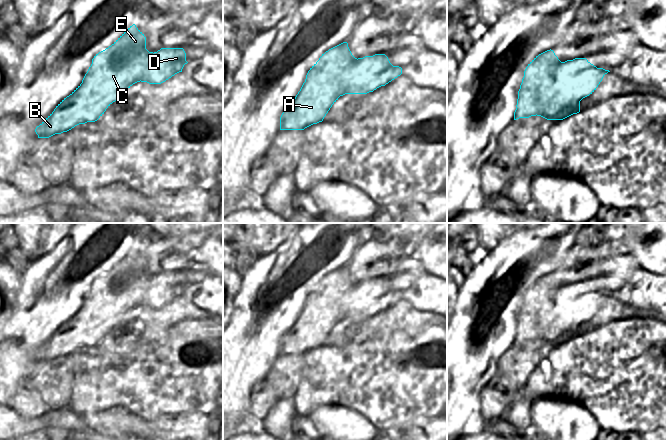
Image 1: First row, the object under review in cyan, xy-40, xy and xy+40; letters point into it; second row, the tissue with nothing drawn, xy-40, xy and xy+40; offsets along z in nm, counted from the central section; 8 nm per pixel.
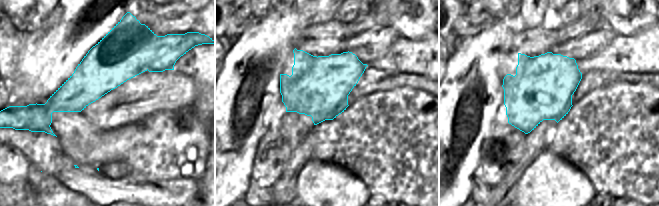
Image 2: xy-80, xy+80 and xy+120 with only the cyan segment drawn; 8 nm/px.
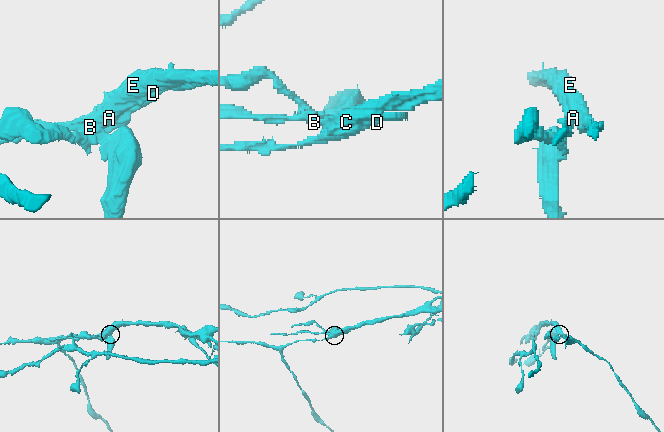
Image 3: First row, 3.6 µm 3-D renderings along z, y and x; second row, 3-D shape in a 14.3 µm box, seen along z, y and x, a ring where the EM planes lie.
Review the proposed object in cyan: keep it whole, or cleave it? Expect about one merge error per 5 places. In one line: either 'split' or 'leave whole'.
split

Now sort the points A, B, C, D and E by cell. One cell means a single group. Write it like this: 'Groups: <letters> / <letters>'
Groups: A B C E / D

